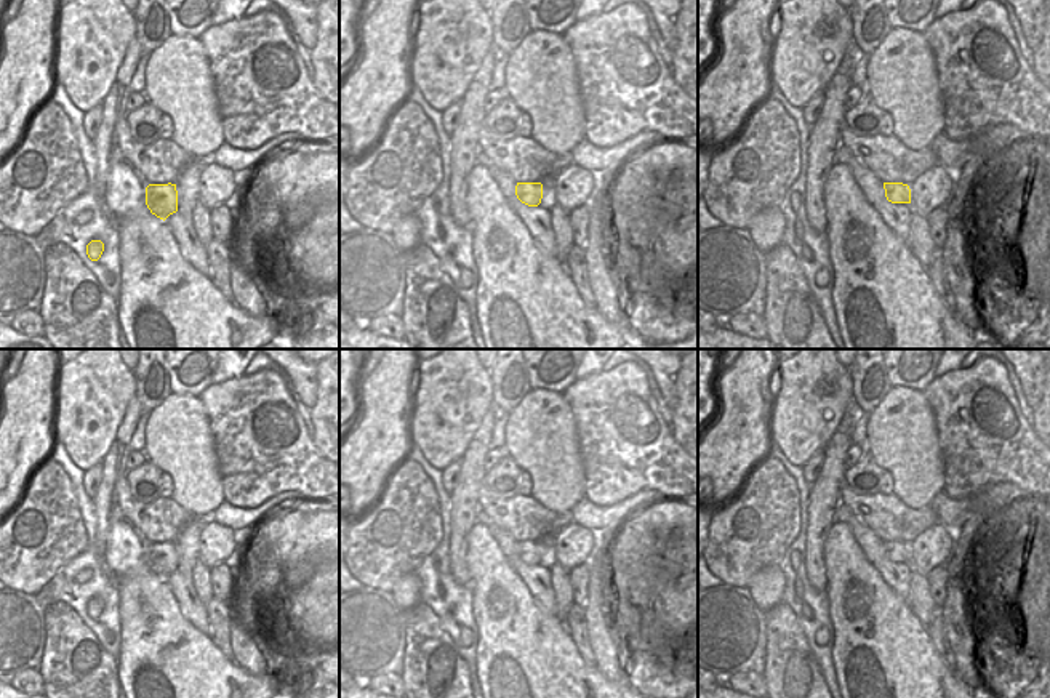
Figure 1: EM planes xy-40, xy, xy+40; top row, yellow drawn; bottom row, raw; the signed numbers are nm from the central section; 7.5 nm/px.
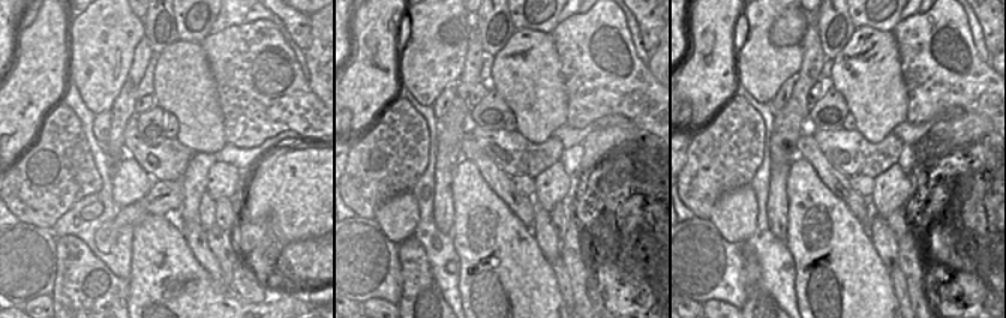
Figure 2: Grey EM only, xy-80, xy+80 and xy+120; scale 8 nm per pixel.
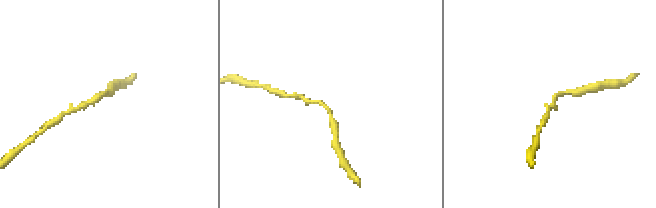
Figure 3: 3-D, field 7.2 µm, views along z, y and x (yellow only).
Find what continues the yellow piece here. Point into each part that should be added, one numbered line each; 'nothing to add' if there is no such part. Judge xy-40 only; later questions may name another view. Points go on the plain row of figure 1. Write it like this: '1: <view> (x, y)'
nothing to add

